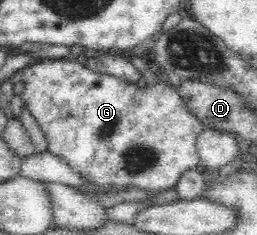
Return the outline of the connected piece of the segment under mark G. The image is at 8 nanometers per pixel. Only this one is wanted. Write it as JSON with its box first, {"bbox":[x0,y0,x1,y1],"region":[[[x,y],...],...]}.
{"bbox":[22,59,205,193],"region":[[[44,59],[23,68],[26,82],[22,100],[40,125],[47,150],[61,157],[85,180],[115,190],[136,186],[149,193],[174,189],[180,174],[200,162],[196,138],[205,129],[203,122],[187,109],[178,90],[164,77],[154,85],[138,89],[106,73],[90,70],[81,59]]]}

